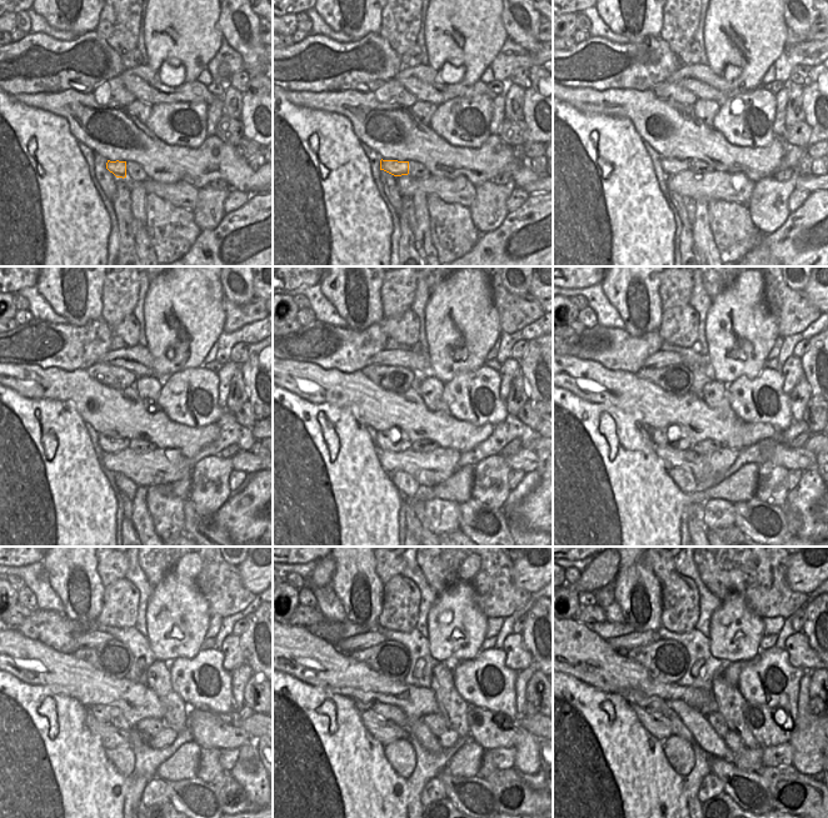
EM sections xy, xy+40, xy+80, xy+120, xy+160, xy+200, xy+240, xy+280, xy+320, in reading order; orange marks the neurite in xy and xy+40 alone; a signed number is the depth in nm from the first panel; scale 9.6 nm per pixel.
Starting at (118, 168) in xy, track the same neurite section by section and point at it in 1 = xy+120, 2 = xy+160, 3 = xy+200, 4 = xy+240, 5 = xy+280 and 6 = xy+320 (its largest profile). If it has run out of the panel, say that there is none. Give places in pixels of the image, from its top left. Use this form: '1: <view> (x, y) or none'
1: xy+120 (108, 443)
2: xy+160 (393, 440)
3: xy+200 (671, 437)
4: xy+240 (110, 714)
5: xy+280 (394, 714)
6: xy+320 (653, 711)

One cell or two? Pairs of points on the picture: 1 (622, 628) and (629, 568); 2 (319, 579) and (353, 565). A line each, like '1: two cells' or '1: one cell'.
1: two cells
2: two cells

